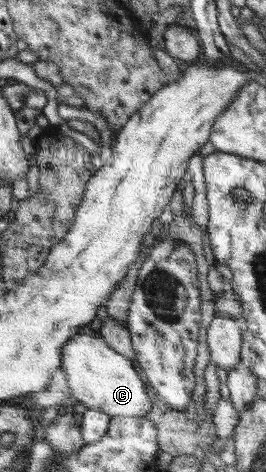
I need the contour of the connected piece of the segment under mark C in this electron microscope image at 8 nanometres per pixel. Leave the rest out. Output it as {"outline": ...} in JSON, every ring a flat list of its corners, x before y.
{"outline":[[80,327,61,349,60,370,65,374,67,386,78,403,88,410,95,410,113,416,136,418,144,416,151,410,145,386,133,364,107,345,105,339,95,333,91,327]]}

